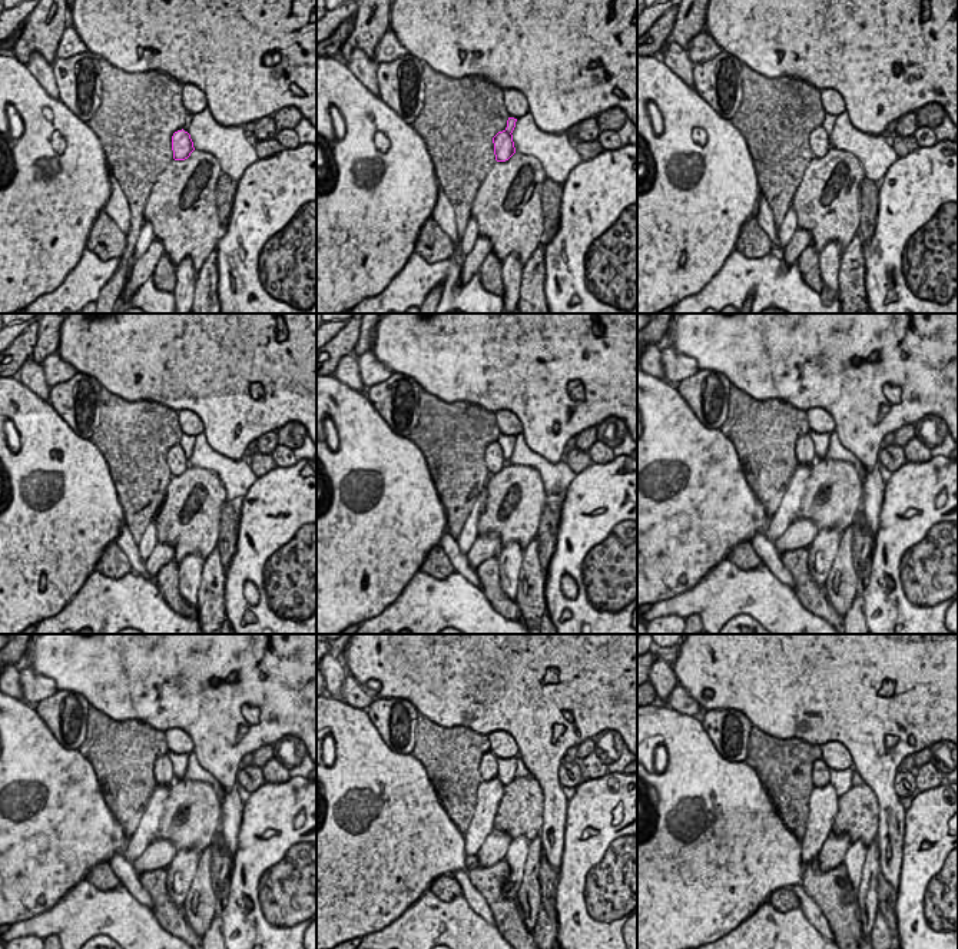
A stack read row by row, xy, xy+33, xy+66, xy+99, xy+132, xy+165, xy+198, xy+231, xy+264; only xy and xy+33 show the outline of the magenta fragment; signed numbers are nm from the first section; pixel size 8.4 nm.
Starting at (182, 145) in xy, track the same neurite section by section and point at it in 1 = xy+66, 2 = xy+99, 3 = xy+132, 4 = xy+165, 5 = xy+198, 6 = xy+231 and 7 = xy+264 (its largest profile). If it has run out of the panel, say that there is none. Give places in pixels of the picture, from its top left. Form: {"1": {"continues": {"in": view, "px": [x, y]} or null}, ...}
{"1": {"continues": {"in": "xy+66", "px": [821, 145]}}, "2": {"continues": {"in": "xy+99", "px": [178, 457]}}, "3": {"continues": {"in": "xy+132", "px": [494, 457]}}, "4": {"continues": {"in": "xy+165", "px": [822, 443]}}, "5": {"continues": {"in": "xy+198", "px": [182, 766]}}, "6": {"continues": {"in": "xy+231", "px": [501, 775]}}, "7": {"continues": {"in": "xy+264", "px": [821, 776]}}}

